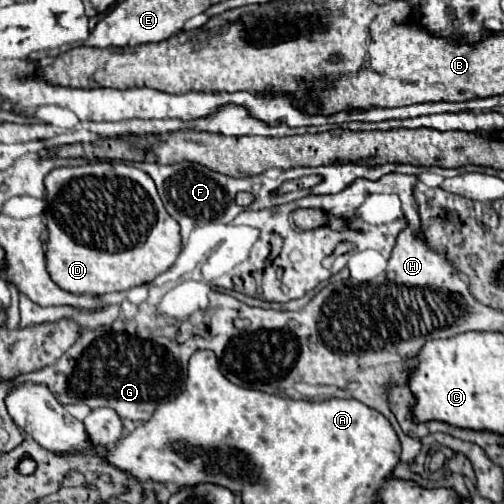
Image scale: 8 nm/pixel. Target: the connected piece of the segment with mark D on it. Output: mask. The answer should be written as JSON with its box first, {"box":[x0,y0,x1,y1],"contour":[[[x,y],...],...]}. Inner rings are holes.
{"box":[47,161,181,295],"contour":[[[97,161],[79,167],[57,167],[47,179],[47,271],[51,279],[73,295],[103,295],[145,285],[173,267],[181,253],[179,223],[163,207],[155,183],[137,167],[121,161]]]}

